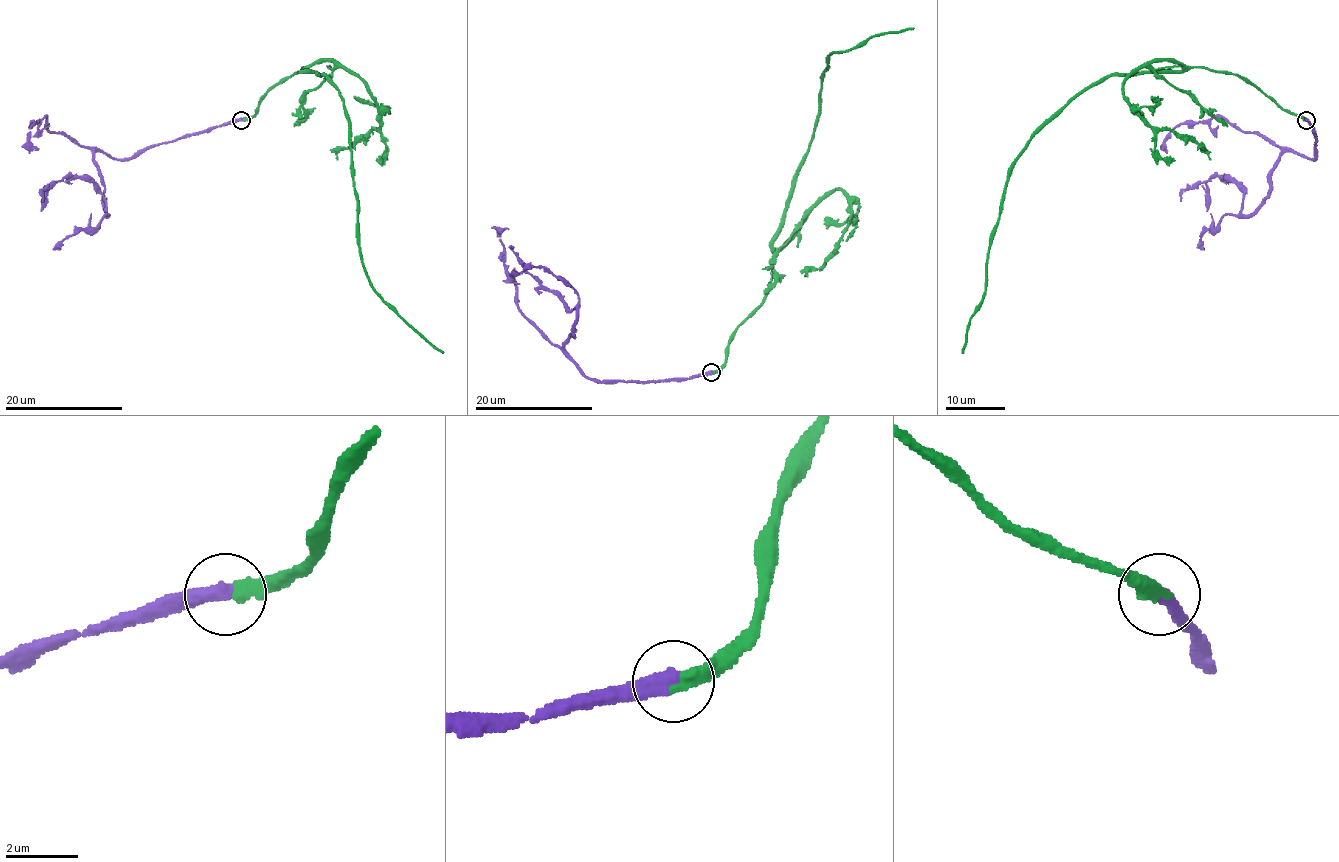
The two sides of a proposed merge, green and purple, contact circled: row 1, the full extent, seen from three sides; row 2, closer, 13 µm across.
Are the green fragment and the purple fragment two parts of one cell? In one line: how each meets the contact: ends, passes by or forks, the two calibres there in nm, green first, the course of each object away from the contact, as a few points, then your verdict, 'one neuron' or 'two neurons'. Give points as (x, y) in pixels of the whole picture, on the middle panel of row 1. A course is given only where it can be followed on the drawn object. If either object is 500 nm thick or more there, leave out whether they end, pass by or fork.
green ends there; purple ends there; 380 nm thick on the green side, 480 nm on the other; green runs (711, 373), (724, 362), (729, 339), (763, 300), (772, 277), (773, 235), (808, 147), (828, 57), (913, 27); purple runs (711, 373), (646, 382), (588, 379), (563, 349), (574, 336), (577, 308), (569, 309), (534, 278), (513, 246); one neuron

